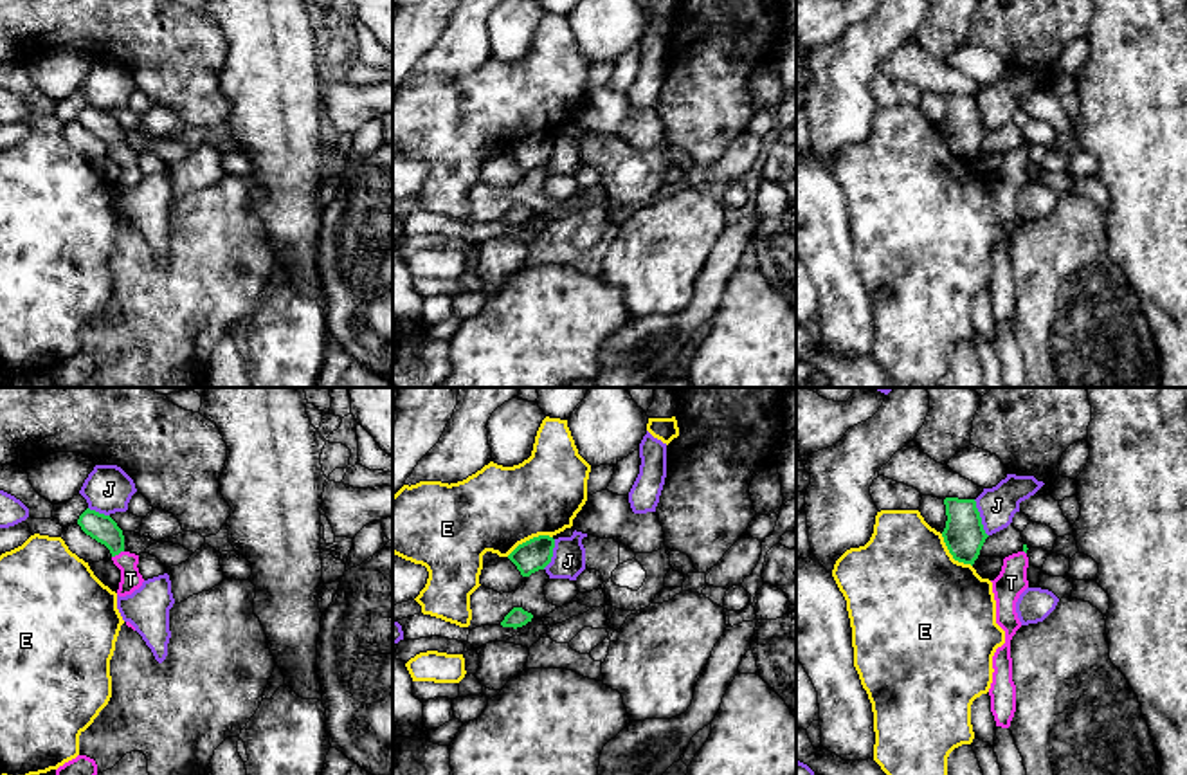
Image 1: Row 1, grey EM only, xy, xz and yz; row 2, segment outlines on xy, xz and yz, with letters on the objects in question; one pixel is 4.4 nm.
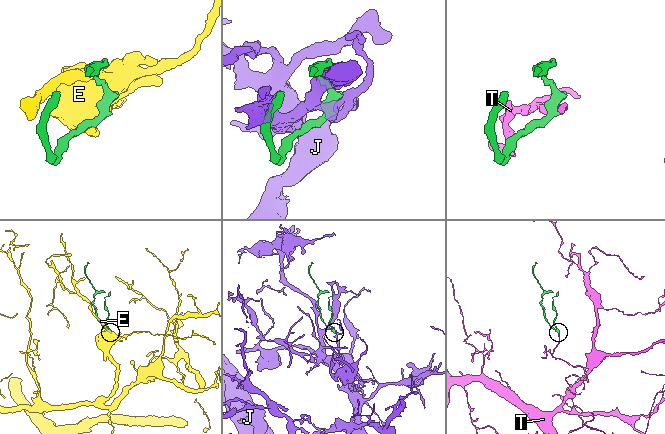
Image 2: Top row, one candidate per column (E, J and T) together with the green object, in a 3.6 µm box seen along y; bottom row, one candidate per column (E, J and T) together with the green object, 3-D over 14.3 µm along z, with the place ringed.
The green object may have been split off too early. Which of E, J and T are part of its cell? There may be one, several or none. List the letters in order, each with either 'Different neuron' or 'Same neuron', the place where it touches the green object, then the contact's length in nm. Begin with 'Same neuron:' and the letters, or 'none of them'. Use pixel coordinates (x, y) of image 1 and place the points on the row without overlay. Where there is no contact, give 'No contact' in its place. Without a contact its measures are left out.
Same neuron: T
E: Different neuron. Touches green at xz (530, 136). Shared border 220 nm
J: Different neuron. Touches green at yz (980, 114). Shared border 180 nm
T: Same neuron. Touches green at xy (117, 150). Shared border 70 nm

